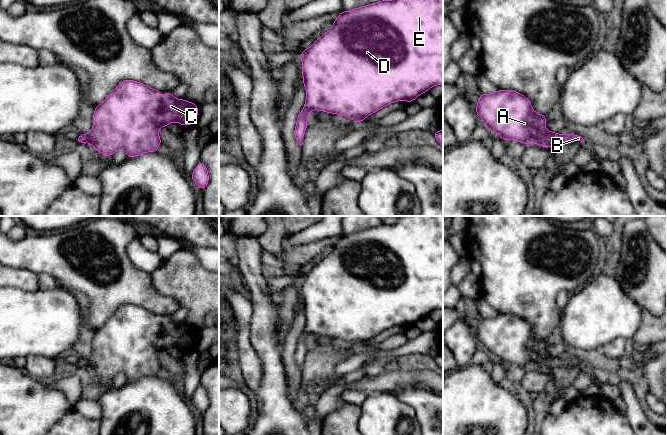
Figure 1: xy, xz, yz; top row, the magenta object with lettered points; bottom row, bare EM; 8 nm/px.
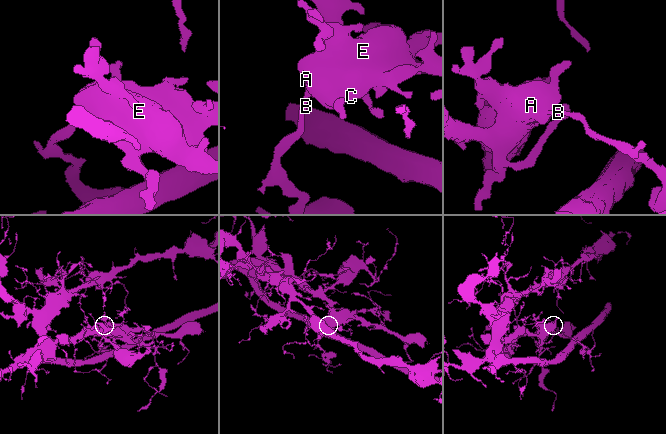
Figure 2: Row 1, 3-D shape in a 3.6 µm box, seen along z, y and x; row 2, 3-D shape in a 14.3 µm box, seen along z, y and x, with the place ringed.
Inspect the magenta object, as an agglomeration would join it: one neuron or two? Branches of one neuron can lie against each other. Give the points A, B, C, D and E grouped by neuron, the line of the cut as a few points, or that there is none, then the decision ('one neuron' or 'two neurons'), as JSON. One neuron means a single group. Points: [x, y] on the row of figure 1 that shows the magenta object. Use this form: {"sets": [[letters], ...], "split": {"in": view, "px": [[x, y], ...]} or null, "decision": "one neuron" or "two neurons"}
{"sets": [["A", "B", "C", "D", "E"]], "split": null, "decision": "one neuron"}

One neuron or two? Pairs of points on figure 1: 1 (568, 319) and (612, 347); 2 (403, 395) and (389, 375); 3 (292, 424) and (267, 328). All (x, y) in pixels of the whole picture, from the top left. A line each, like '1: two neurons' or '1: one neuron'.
1: two neurons
2: two neurons
3: one neuron

